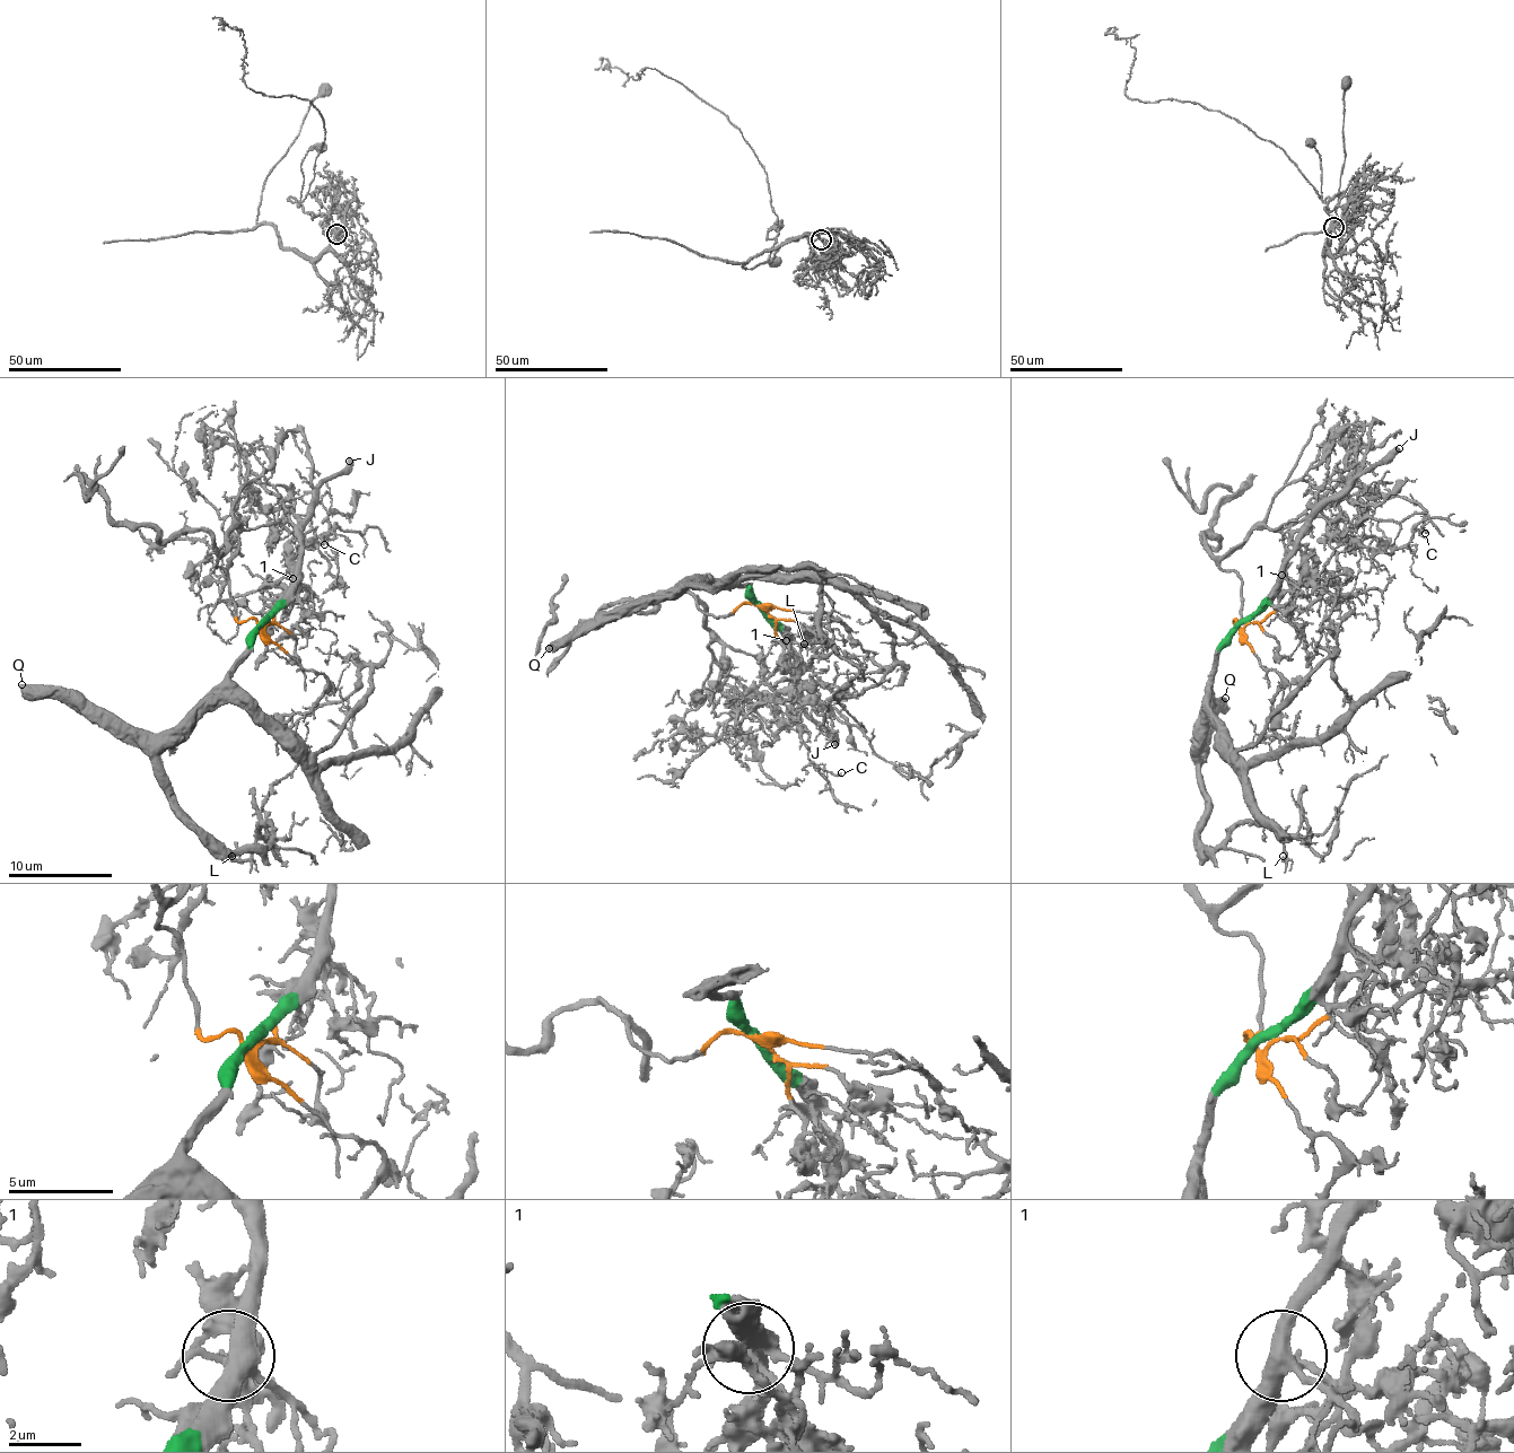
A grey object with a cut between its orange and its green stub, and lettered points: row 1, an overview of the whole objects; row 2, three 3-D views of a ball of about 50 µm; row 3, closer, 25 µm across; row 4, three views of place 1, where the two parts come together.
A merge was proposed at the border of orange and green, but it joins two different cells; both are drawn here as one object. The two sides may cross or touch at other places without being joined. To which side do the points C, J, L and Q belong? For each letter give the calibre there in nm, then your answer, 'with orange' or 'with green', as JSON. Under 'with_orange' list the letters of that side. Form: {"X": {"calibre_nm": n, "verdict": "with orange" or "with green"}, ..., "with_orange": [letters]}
{"C": {"calibre_nm": 150, "verdict": "with orange"}, "J": {"calibre_nm": 480, "verdict": "with green"}, "L": {"calibre_nm": 240, "verdict": "with green"}, "Q": {"calibre_nm": 500, "verdict": "with green"}, "with_orange": ["C"]}

